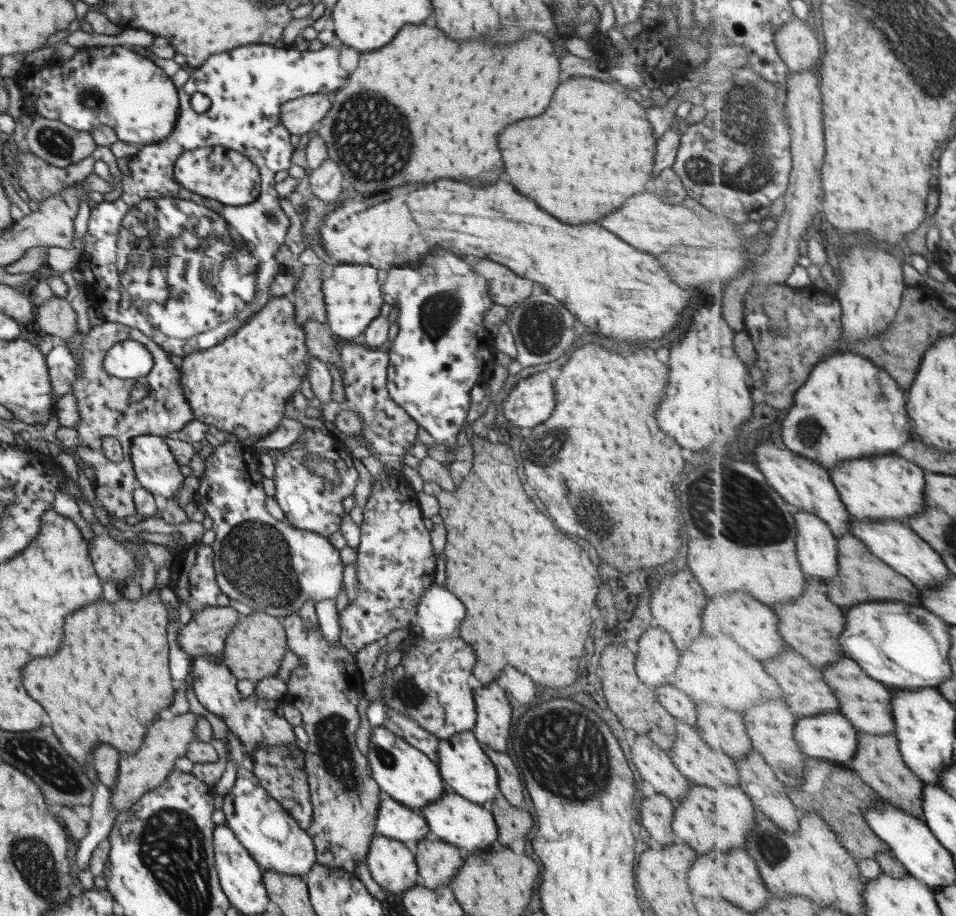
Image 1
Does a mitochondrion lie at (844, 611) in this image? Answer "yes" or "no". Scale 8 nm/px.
no

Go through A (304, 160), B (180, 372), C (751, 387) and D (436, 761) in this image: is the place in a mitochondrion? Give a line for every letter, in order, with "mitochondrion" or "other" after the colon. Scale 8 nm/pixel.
A: other
B: other
C: other
D: other

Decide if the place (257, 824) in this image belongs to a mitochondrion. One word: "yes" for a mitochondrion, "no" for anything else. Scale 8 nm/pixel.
no

